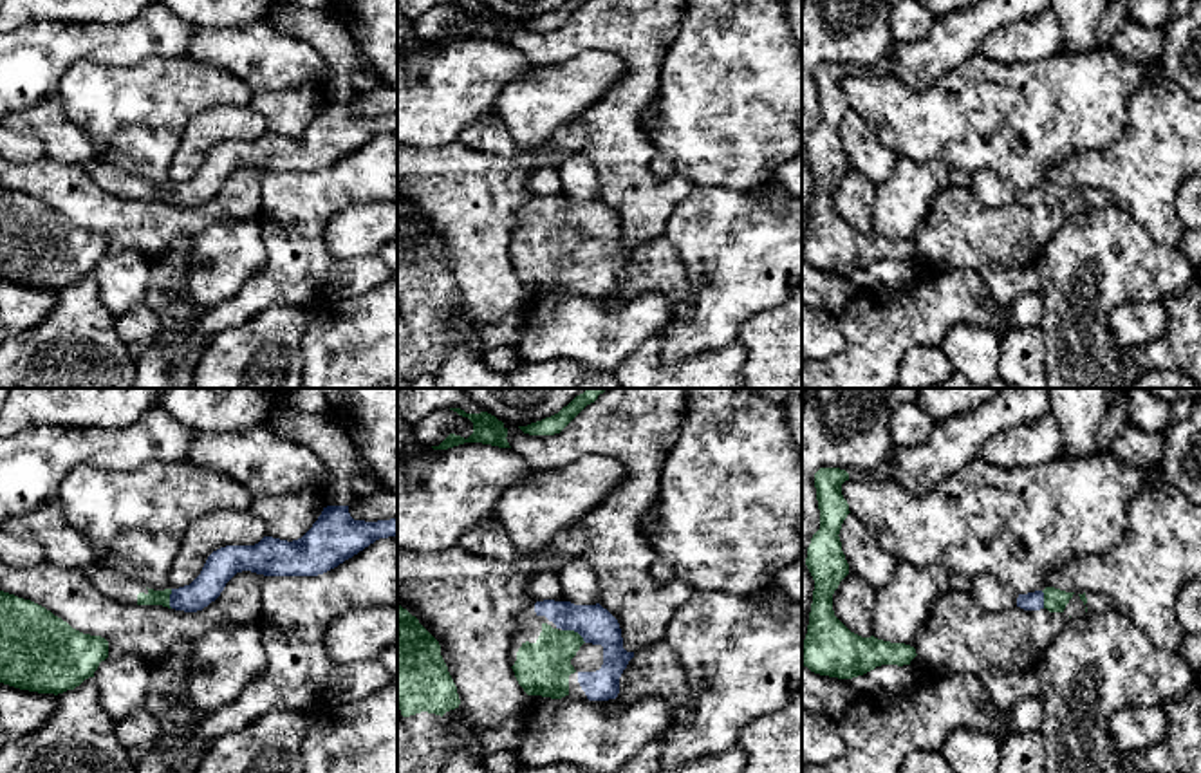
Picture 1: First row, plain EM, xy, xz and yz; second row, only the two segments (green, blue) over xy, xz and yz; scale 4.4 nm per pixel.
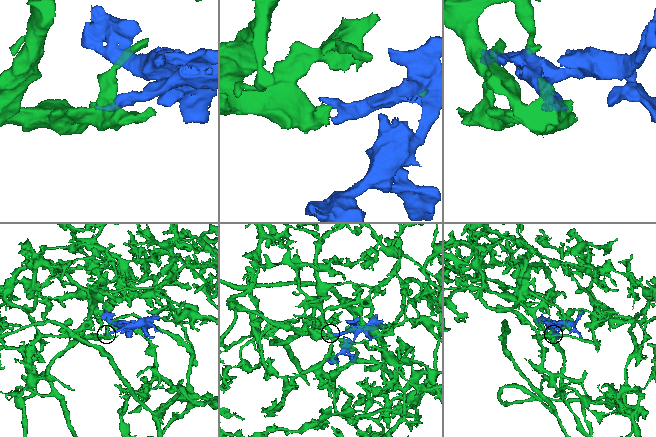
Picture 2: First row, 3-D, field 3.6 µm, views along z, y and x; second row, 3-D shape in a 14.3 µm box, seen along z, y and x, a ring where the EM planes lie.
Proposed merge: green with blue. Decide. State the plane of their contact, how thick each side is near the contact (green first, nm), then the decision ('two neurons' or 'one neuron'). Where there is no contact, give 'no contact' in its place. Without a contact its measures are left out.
meets green in xz; 240 nm thick on the green side, 170 nm on the other; one neuron

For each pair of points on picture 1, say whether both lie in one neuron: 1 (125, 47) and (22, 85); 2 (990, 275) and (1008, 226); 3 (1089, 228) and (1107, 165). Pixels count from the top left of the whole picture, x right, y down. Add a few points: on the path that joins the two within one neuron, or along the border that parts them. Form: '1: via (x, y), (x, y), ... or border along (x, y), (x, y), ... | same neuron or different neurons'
1: via (100, 47), (62, 47), (47, 60) | same neuron
2: border along (1033, 262), (1021, 266), (985, 264), (977, 271) | different neurons
3: border along (1115, 203), (1145, 232) | different neurons

